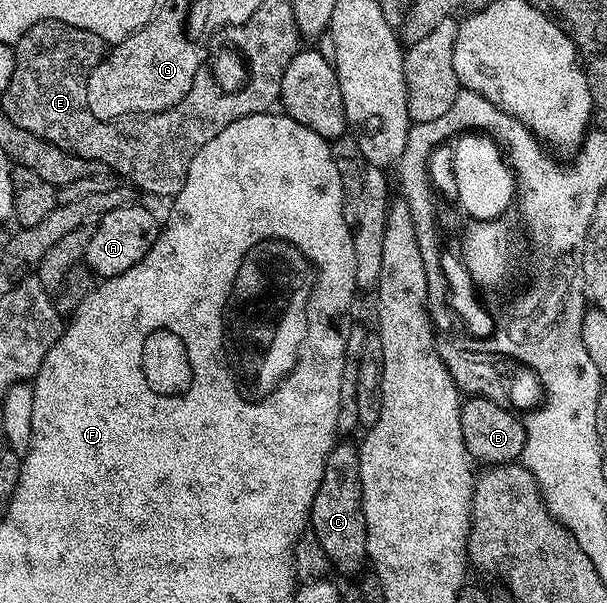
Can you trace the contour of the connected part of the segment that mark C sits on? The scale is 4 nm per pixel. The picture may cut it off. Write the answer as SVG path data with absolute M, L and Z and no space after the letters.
M337 441L333 444L327 465L323 469L323 481L319 481L319 489L311 505L309 527L323 545L323 551L327 553L330 568L334 572L356 576L366 566L367 529L361 508L359 453L357 447L349 444L349 441Z

